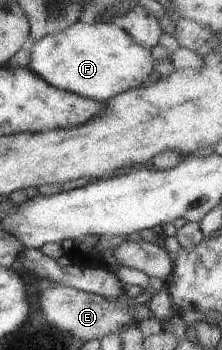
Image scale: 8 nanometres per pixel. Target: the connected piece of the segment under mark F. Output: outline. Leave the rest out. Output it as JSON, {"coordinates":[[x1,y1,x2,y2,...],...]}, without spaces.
{"coordinates":[[76,21,60,32,47,34,37,41,29,42,28,46,30,48,29,64,26,67,28,72,54,88,97,103,106,102,121,92,147,84,154,76,156,61,151,57,150,50,136,44,127,32,111,23,82,24]]}

